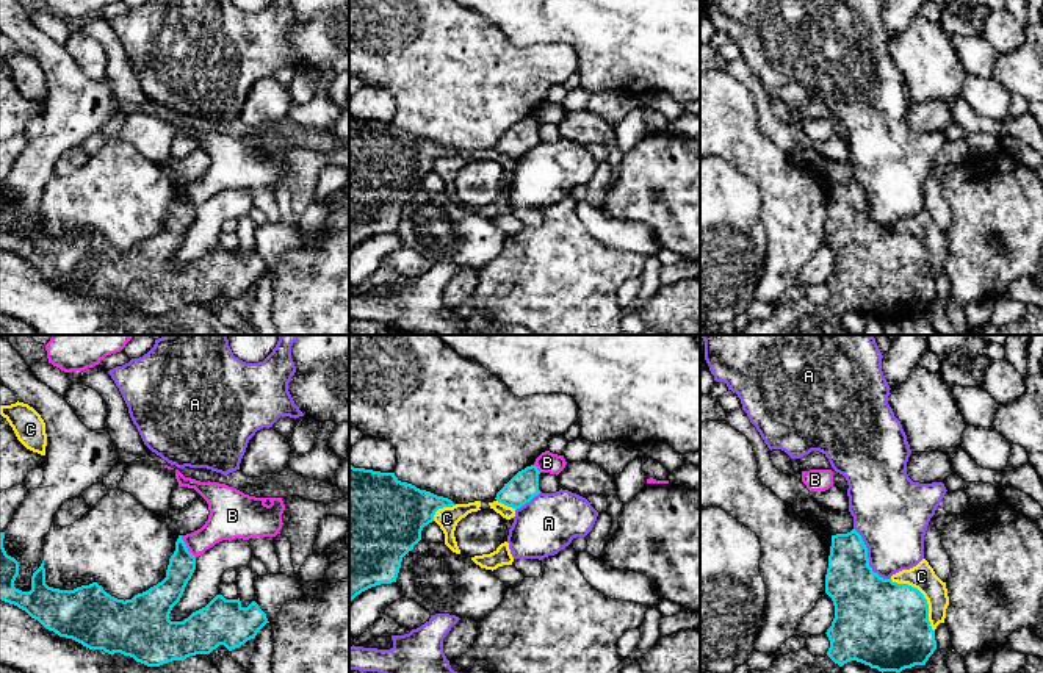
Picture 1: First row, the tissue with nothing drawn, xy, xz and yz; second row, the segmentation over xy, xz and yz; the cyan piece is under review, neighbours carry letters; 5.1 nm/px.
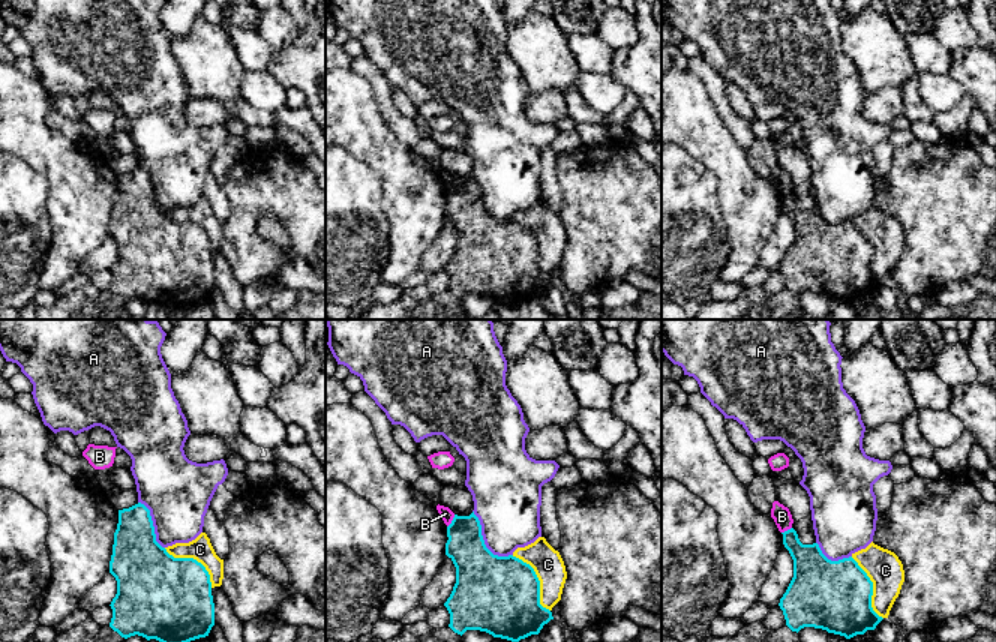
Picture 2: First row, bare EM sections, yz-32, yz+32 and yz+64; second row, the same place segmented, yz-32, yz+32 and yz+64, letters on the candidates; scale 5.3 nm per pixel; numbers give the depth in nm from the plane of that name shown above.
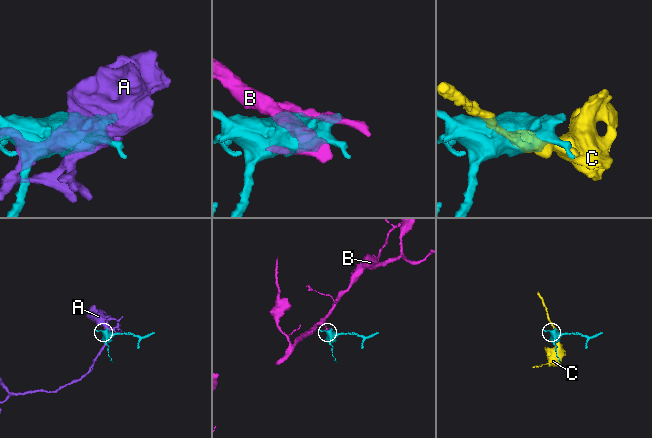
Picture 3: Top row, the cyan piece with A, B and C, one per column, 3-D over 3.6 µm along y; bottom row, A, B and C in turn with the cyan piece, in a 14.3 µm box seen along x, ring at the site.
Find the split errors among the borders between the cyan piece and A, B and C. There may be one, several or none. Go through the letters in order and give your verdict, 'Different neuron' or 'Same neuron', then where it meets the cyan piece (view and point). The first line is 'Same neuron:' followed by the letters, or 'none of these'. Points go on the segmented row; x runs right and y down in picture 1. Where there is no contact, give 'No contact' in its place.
Same neuron: none of these
A: Different neuron. Touches cyan at yz (866, 557)
B: Different neuron. Touches cyan at xy (185, 547)
C: Different neuron. Touches cyan at yz (923, 597)

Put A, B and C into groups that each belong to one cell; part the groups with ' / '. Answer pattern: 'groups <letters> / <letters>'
groups A / B / C

